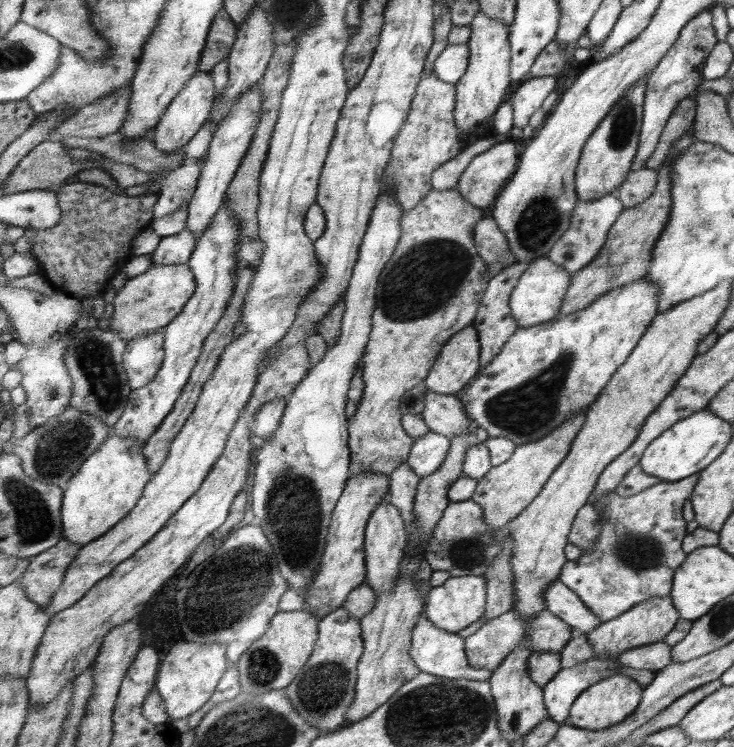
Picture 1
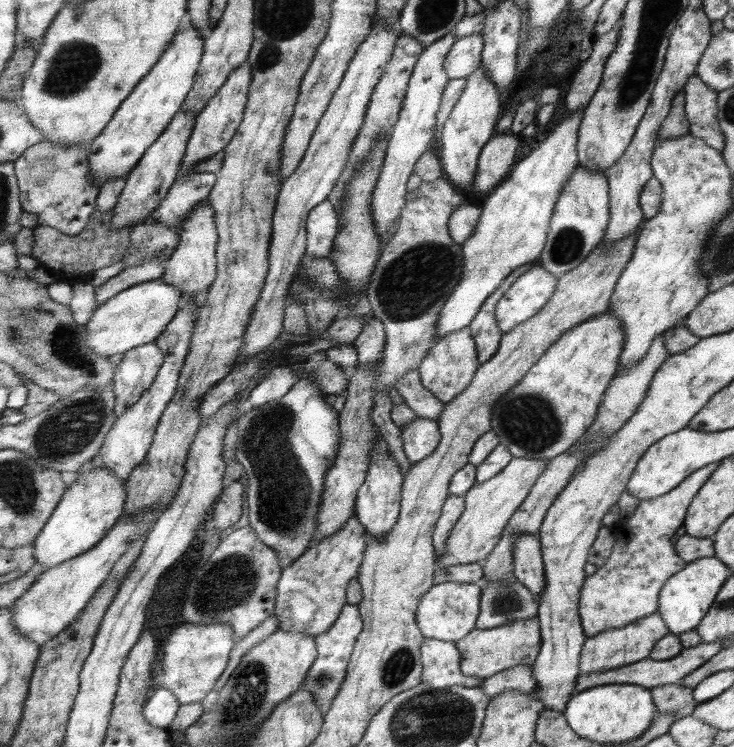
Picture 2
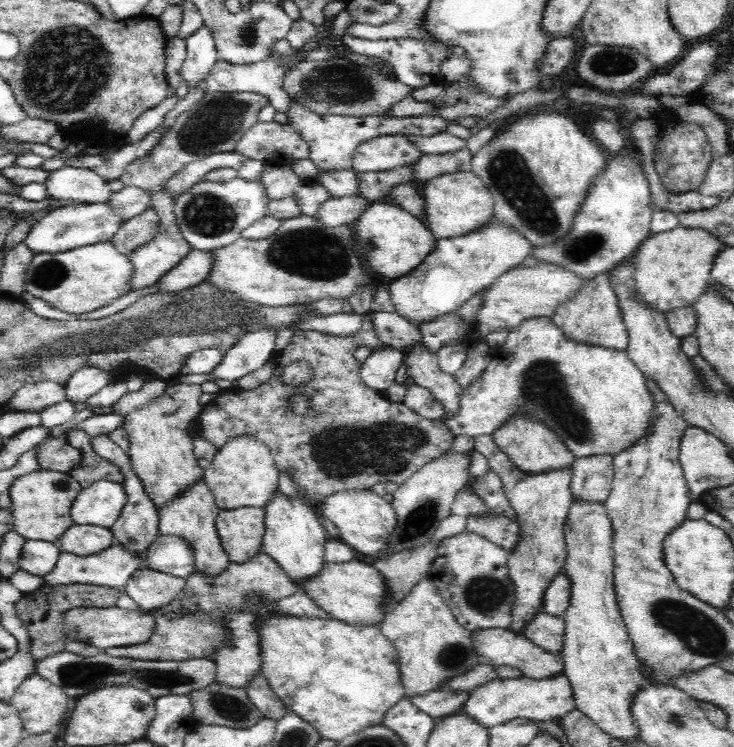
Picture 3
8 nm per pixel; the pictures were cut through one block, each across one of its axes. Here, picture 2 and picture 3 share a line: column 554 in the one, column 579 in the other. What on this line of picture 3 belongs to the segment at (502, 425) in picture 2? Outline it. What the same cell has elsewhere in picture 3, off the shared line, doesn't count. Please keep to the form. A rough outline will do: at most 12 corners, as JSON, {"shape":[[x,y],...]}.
{"shape":[[551,318],[509,330],[465,386],[457,435],[514,417],[576,458],[616,457],[661,420],[622,350]]}

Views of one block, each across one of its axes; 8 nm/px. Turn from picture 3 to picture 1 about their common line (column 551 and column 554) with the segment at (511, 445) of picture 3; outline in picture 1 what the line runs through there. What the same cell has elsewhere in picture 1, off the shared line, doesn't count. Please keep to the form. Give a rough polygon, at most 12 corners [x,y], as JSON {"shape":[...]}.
{"shape":[[575,412],[517,445],[471,499],[494,531],[532,504],[587,422]]}

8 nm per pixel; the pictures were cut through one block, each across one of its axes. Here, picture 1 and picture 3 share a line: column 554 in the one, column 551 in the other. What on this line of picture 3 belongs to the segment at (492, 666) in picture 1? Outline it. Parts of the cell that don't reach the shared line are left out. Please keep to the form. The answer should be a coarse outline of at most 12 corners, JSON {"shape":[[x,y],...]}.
{"shape":[[542,611],[526,638],[551,653],[563,650],[564,615]]}

